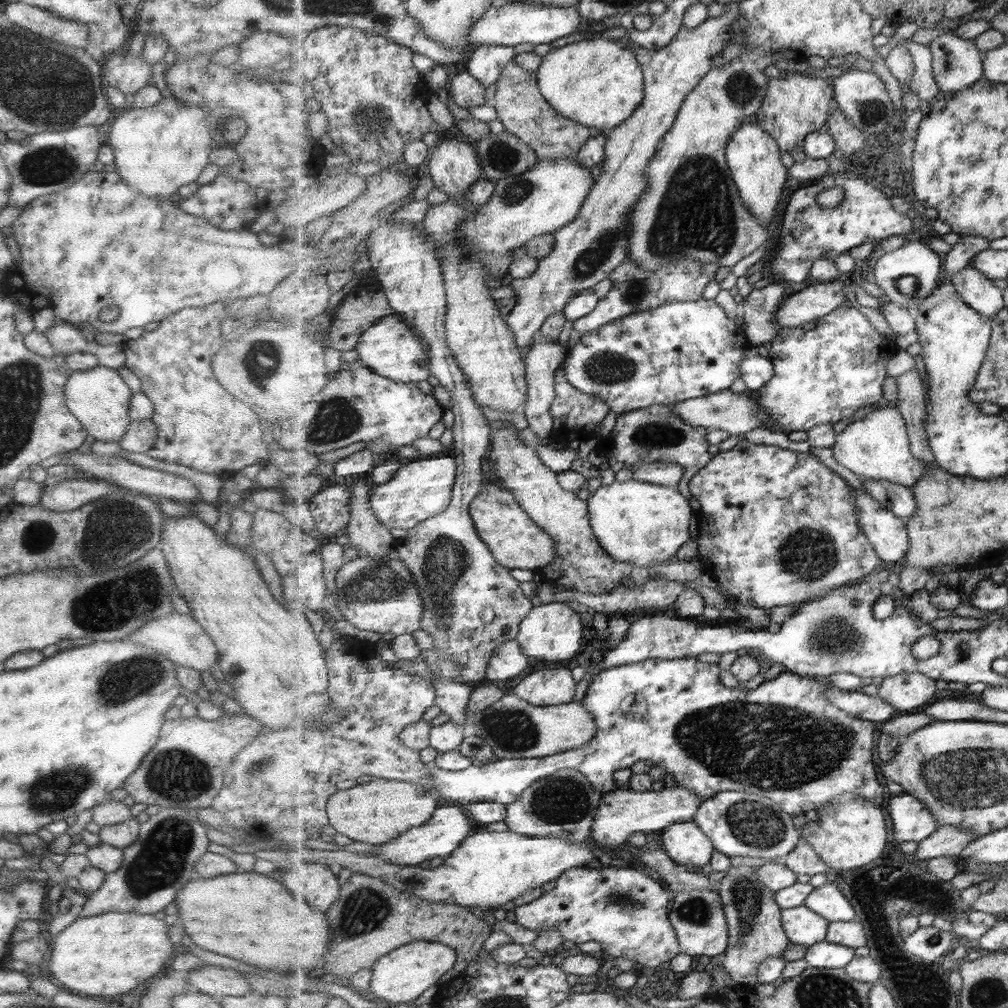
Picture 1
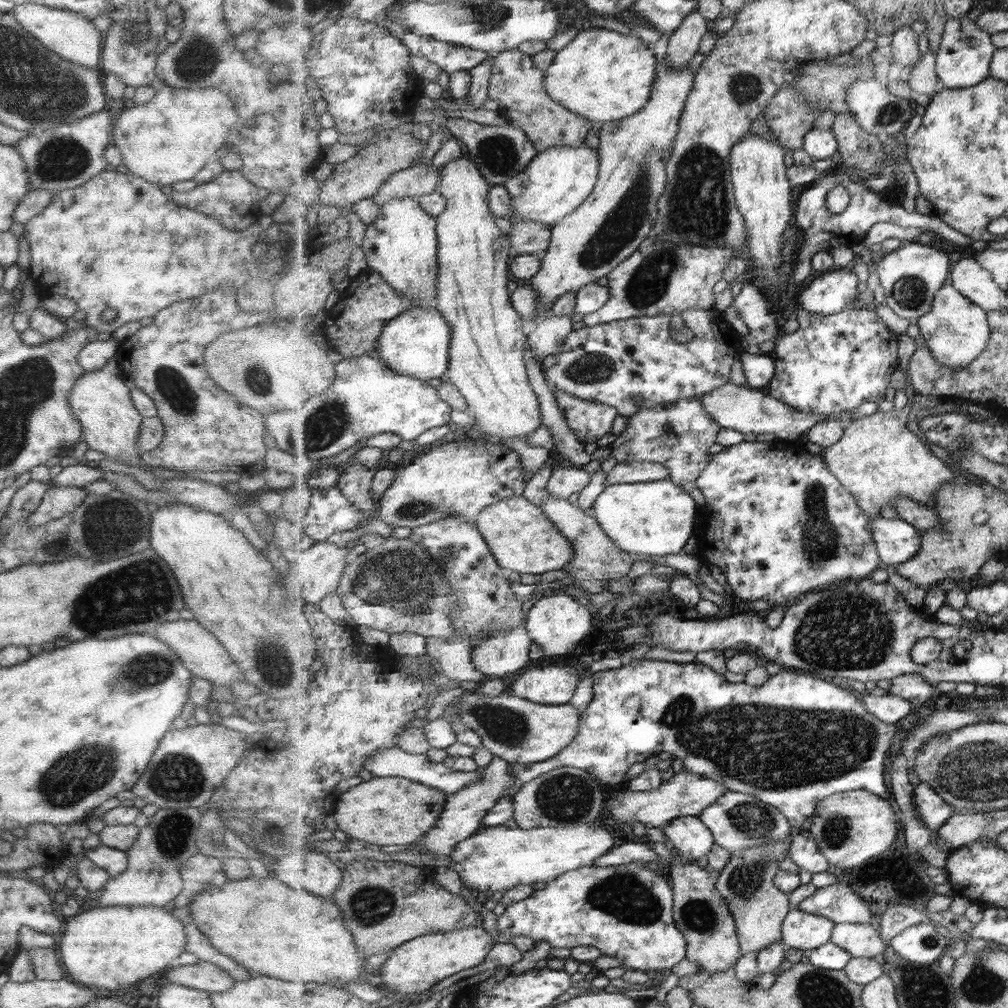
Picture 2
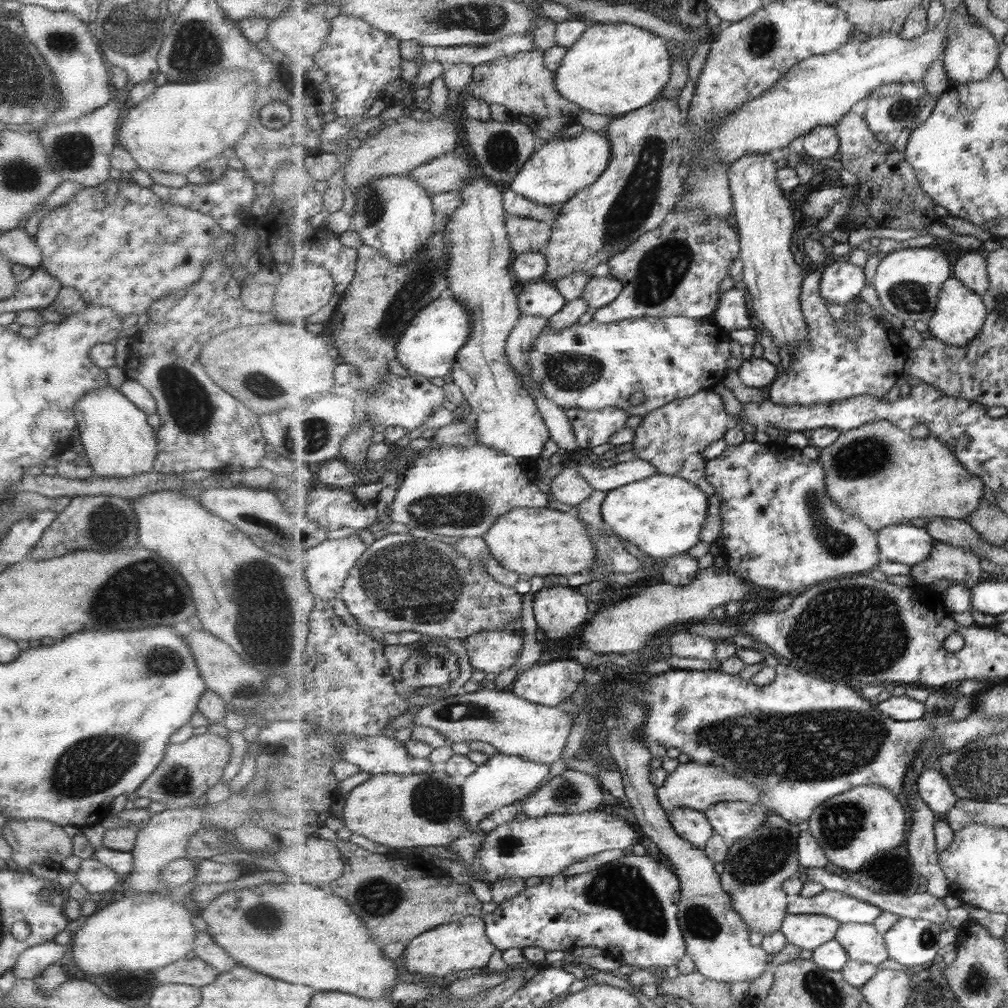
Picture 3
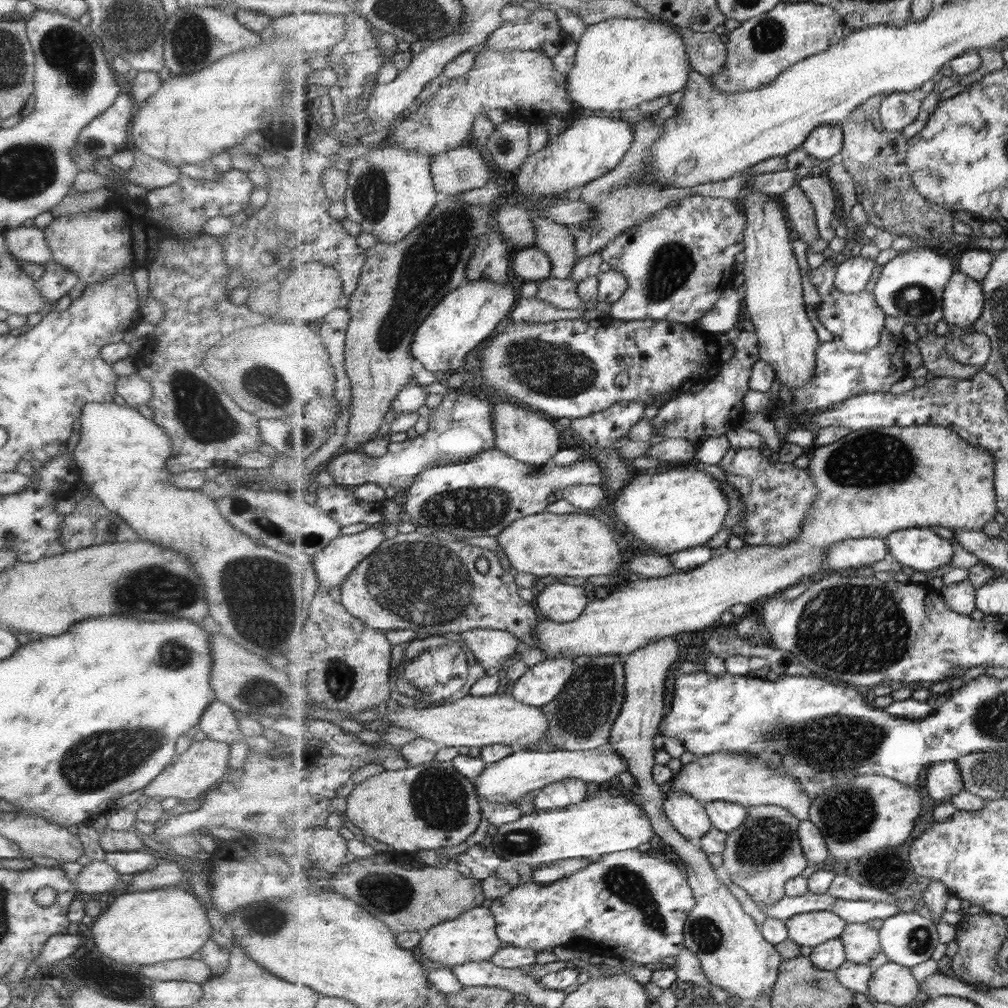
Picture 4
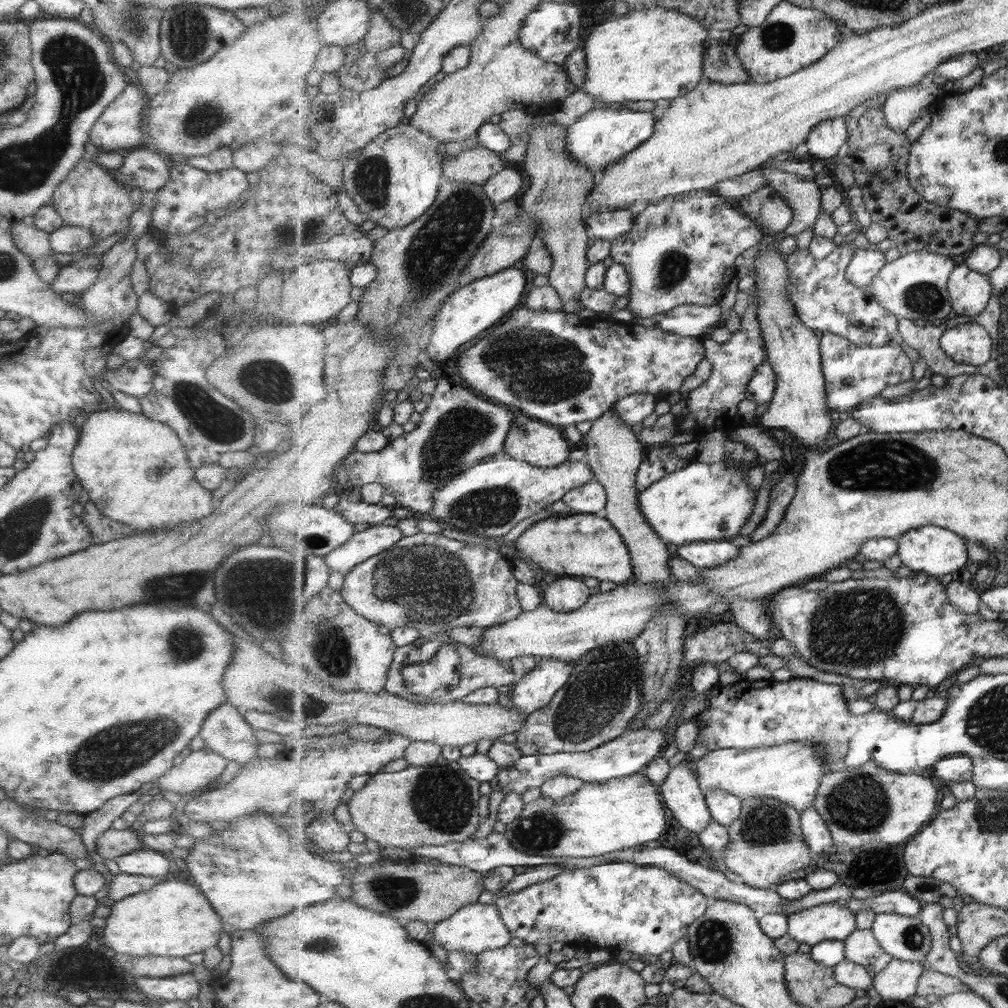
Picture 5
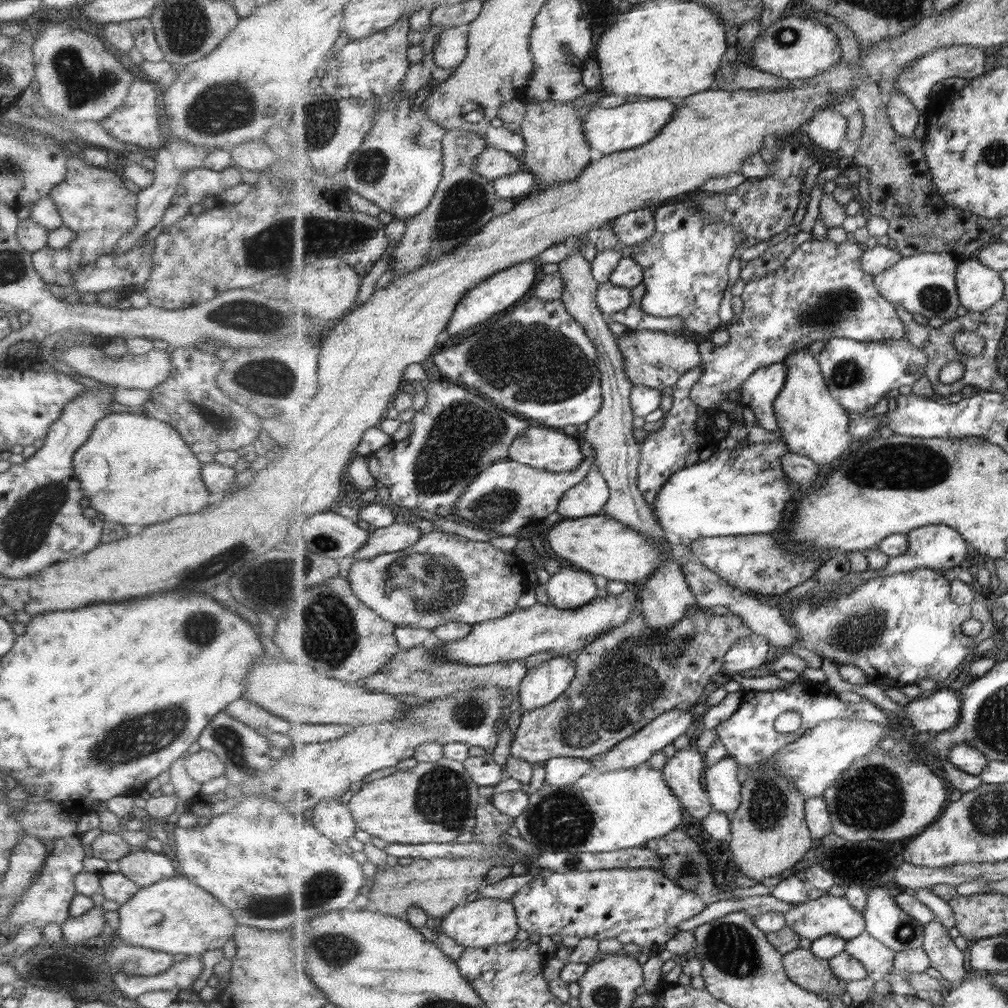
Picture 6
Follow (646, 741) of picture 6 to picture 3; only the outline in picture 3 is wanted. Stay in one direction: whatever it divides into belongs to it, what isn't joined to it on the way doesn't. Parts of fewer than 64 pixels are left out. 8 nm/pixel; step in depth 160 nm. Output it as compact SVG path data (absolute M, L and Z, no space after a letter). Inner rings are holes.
M497 753L479 765L479 768L468 776L462 784L463 797L463 817L464 822L473 828L473 824L480 823L491 813L503 809L505 806L511 806L515 802L524 801L525 796L534 793L549 776L549 764L541 762L529 762L520 756L507 756Z

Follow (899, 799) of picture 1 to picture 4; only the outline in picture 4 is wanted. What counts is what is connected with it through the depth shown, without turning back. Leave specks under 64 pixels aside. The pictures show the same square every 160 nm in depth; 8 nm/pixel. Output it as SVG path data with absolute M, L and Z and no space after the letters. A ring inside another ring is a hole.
M957 761L933 763L926 774L925 788L935 804L951 803L954 796L965 788Z

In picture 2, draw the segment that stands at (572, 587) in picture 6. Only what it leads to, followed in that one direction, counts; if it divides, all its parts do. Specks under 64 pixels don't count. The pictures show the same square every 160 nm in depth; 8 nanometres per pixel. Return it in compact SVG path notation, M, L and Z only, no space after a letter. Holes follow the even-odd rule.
M555 591L536 596L526 609L526 627L531 640L542 647L543 653L547 656L564 656L573 650L577 642L581 642L593 628L593 610L588 603L582 603L575 597Z

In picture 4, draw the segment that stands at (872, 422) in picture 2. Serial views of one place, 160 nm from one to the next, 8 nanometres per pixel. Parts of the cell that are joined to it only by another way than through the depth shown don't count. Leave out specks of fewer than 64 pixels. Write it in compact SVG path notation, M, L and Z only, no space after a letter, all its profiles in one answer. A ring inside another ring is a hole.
M911 425L908 427L890 426L890 427L869 427L866 429L851 431L851 434L833 442L829 446L818 447L814 450L810 457L809 466L806 468L809 470L809 474L814 476L816 485L820 490L812 510L810 510L810 516L807 517L806 522L803 525L803 532L786 548L771 548L770 546L753 546L746 544L740 549L731 550L728 549L719 556L713 557L709 562L702 564L699 568L687 571L677 571L669 576L663 578L639 578L634 582L625 582L621 584L619 588L615 588L615 592L609 596L609 598L603 598L603 600L595 600L591 598L588 603L586 612L582 614L577 620L573 622L555 622L549 620L546 617L542 617L538 622L538 636L536 639L539 642L539 649L547 656L547 658L573 658L576 656L588 656L594 657L595 655L603 654L621 654L623 656L633 654L640 648L645 648L648 644L651 644L654 640L661 640L668 636L675 636L679 632L695 632L697 630L703 630L703 628L709 628L713 622L719 621L719 618L723 616L723 612L731 610L735 604L749 605L763 596L773 596L777 592L787 590L789 586L795 586L799 582L805 581L810 574L819 572L824 567L824 560L826 559L826 552L829 547L847 540L848 538L886 538L890 534L897 532L898 530L905 530L906 528L927 528L928 526L943 526L952 530L972 528L983 531L983 527L995 518L998 510L997 493L995 486L995 459L990 453L990 450L986 448L980 448L980 446L973 446L968 442L965 442L961 438L960 434L957 434L954 430L945 428L939 425Z

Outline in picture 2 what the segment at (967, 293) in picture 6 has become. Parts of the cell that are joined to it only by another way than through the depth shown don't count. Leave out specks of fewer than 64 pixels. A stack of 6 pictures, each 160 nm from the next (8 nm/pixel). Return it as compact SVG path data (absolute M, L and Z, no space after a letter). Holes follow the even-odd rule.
M951 282L944 284L934 296L932 309L917 320L920 336L933 356L946 368L963 368L977 360L990 344L991 328L988 312L961 294Z

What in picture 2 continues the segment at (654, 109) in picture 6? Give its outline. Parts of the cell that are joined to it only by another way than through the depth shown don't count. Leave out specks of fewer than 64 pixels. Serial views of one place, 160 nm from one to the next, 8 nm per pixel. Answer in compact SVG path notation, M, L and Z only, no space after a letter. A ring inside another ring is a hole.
M587 144L577 147L554 146L545 151L540 151L523 172L510 178L504 185L509 194L511 194L511 199L513 199L515 216L510 217L511 223L514 219L525 219L553 228L559 221L563 221L563 219L575 213L579 206L583 205L587 198L591 197L591 193L593 193L595 186L598 184L599 171L600 156L598 149L590 148Z

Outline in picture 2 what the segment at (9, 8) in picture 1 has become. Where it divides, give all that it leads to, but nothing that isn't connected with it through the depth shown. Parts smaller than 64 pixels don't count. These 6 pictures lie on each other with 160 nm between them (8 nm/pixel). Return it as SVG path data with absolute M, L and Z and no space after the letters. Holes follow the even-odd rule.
M33 3L14 5L10 13L23 30L29 32L39 44L43 44L47 50L51 50L59 58L79 66L97 69L102 43L100 23L87 20L80 14L68 10L57 10Z

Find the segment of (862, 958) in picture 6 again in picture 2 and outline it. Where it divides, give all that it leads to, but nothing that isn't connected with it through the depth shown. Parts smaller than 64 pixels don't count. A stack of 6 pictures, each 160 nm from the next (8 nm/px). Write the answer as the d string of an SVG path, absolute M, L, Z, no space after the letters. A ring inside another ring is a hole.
M874 923L866 924L836 924L833 929L832 941L850 952L852 958L874 959L889 948L878 933Z

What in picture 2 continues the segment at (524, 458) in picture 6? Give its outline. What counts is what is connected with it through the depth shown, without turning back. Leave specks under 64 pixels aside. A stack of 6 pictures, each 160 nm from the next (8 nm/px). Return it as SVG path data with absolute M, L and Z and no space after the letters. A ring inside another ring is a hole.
M459 157L442 166L441 187L438 194L449 202L447 210L437 217L438 228L438 294L434 303L453 329L447 370L450 382L466 399L467 412L475 418L475 428L495 442L503 439L523 437L535 432L542 422L542 404L530 383L530 372L526 365L526 344L528 336L521 331L523 315L513 306L507 282L514 279L510 272L513 249L510 234L497 226L491 213L489 196L491 184L478 164L467 157Z

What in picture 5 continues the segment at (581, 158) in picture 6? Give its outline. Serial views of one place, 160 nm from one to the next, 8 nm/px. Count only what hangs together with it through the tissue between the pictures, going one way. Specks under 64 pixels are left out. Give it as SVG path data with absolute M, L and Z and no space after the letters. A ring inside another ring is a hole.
M556 119L554 123L535 123L529 130L532 137L527 143L525 163L521 167L527 172L530 187L520 204L523 212L541 221L538 242L551 252L554 261L553 269L547 275L547 284L559 292L567 313L586 315L588 311L582 308L580 300L581 293L588 288L586 274L591 265L588 260L590 247L587 244L587 223L583 212L594 188L595 174L568 154L567 131L568 127Z

